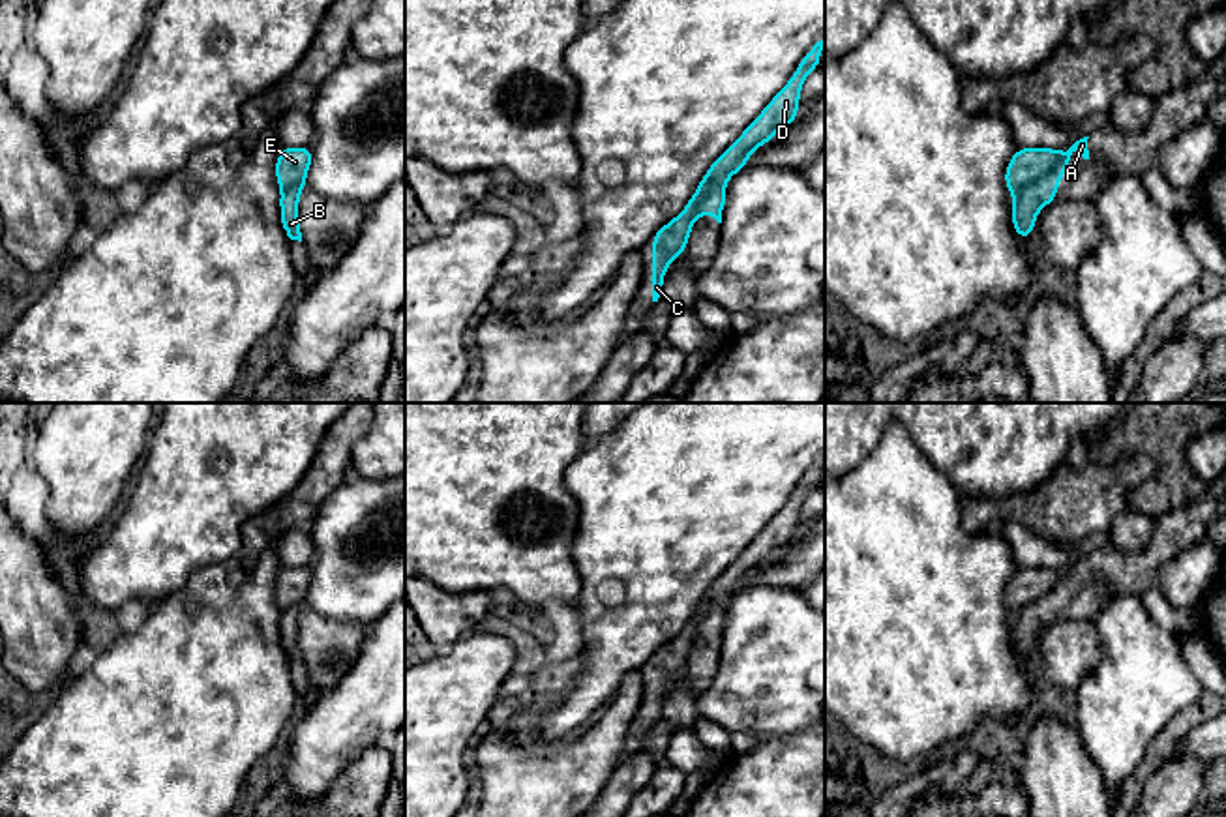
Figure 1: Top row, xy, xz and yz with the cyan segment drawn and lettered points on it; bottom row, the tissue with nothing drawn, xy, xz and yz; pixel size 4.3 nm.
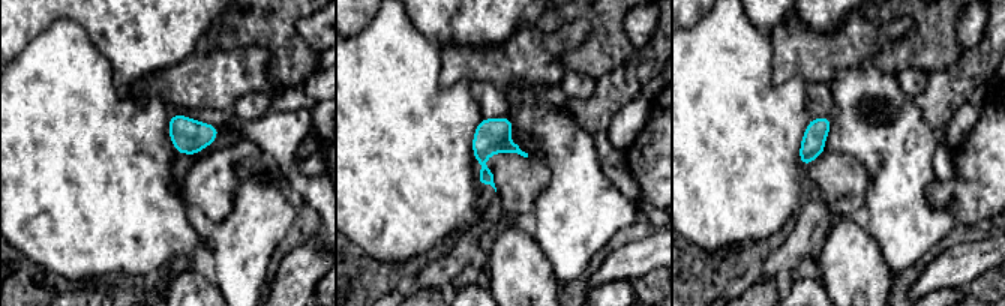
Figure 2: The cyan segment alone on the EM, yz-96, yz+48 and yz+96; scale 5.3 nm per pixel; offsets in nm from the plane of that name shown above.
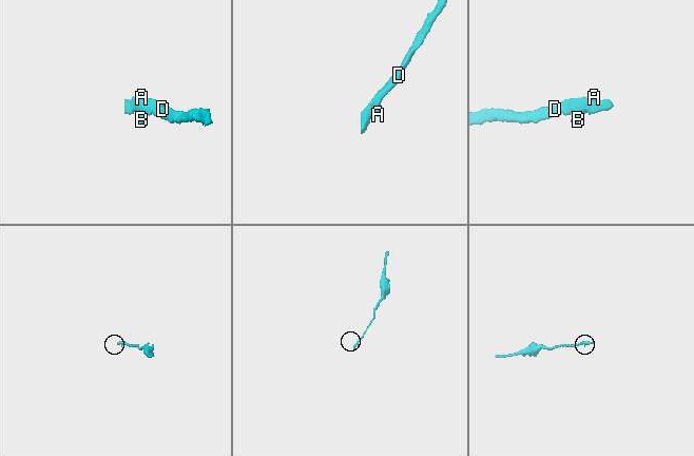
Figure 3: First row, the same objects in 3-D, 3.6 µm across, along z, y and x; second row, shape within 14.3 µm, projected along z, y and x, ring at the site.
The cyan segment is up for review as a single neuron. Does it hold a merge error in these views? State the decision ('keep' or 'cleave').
cleave

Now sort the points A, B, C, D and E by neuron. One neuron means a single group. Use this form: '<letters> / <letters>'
A B / C D E

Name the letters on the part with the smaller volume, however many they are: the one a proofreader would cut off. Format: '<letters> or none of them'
A, B

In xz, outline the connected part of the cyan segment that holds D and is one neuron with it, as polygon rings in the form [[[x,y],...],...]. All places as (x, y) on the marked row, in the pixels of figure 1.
[[[825,39],[817,41],[800,60],[787,84],[772,97],[761,114],[742,135],[709,167],[694,197],[684,210],[665,223],[652,240],[652,302],[658,302],[664,275],[673,257],[686,253],[688,236],[699,215],[699,204],[710,184],[725,184],[746,167],[754,150],[776,137],[776,133],[797,120],[800,88],[810,71],[819,67]]]

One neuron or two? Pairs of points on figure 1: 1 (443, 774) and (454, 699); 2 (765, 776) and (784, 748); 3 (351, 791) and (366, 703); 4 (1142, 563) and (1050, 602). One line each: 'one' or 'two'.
1: one
2: one
3: two
4: one

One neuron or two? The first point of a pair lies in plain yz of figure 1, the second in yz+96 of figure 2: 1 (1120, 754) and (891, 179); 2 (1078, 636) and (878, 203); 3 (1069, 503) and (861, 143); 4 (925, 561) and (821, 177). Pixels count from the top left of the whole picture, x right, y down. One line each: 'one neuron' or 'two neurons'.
1: one neuron
2: two neurons
3: two neurons
4: two neurons

